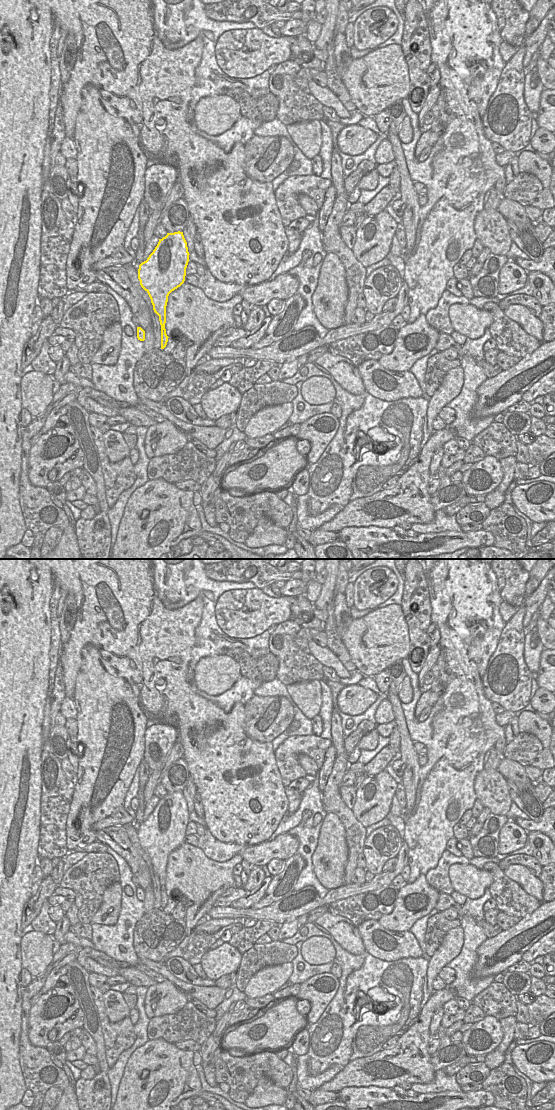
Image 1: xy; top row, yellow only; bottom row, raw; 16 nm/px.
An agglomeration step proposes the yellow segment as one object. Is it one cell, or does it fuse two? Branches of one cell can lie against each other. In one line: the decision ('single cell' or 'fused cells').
single cell

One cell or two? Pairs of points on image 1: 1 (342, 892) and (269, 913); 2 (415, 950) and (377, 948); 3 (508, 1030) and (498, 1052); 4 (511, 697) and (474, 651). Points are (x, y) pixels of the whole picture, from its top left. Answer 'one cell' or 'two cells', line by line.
1: one cell
2: one cell
3: one cell
4: two cells

